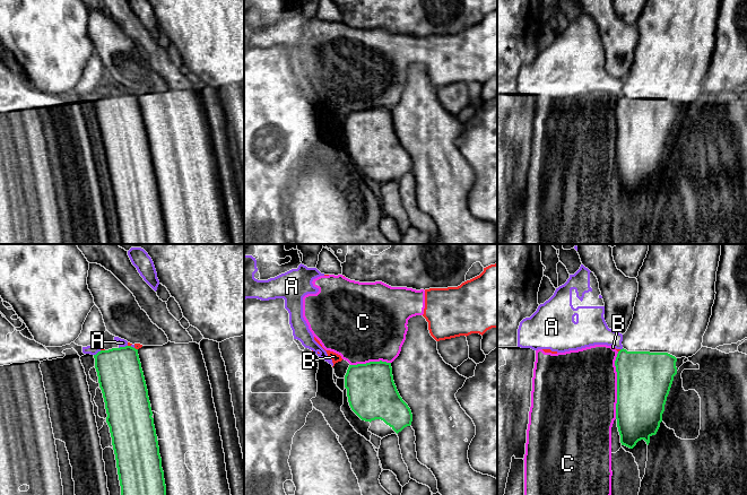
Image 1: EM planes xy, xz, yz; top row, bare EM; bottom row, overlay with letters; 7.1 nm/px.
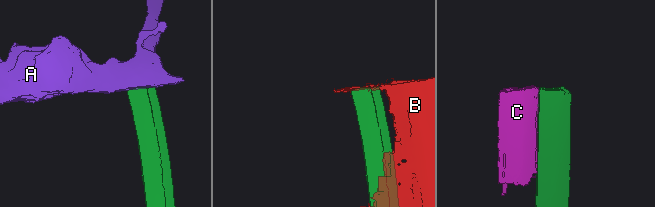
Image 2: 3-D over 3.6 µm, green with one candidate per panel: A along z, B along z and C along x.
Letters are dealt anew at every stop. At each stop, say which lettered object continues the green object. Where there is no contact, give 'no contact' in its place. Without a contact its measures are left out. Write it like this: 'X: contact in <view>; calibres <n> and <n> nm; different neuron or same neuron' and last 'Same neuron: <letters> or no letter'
A: contact in xy; calibres 320 and 60 nm; different neuron
B: contact in xy; calibres 320 and 20 nm; different neuron
C: contact in yz; calibres 380 and 500 nm; different neuron
Same neuron: no letter

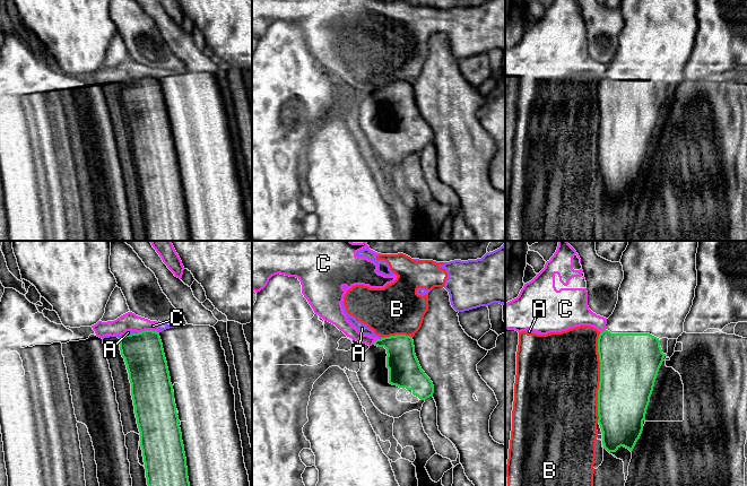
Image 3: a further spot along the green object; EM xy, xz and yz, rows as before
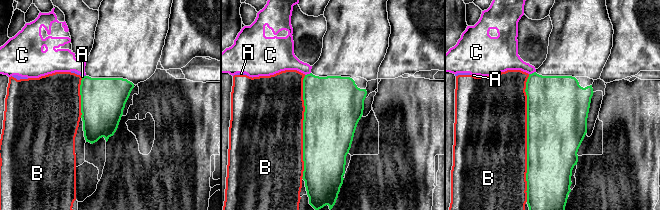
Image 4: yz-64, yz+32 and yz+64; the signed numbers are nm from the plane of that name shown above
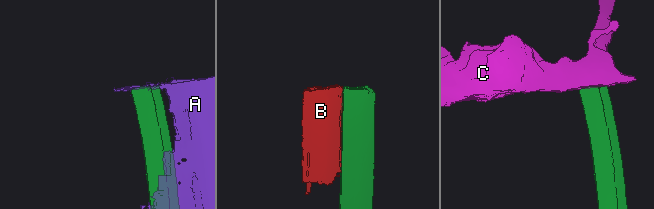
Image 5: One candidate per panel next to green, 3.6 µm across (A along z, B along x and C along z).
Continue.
A: contact in xz; calibres 220 and 70 nm; different neuron
B: contact in yz; calibres 420 and 500 nm; different neuron
C: contact in xy; calibres 280 and 130 nm; different neuron
Same neuron: no letter

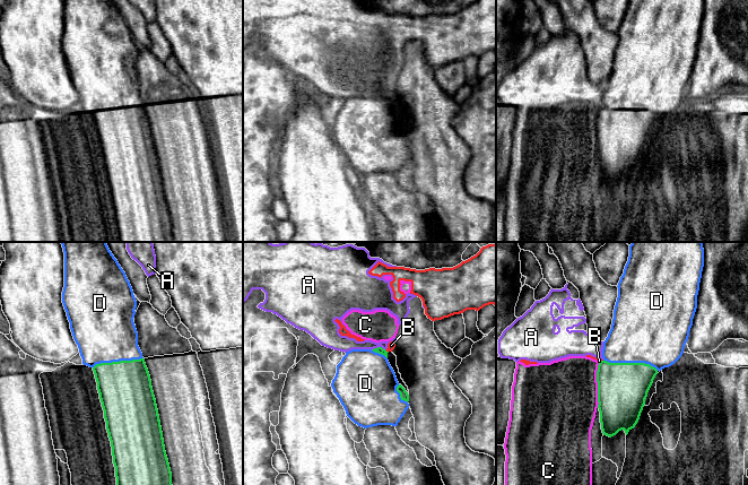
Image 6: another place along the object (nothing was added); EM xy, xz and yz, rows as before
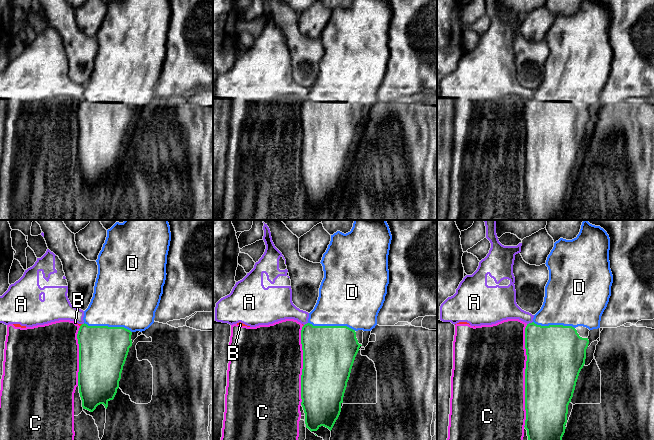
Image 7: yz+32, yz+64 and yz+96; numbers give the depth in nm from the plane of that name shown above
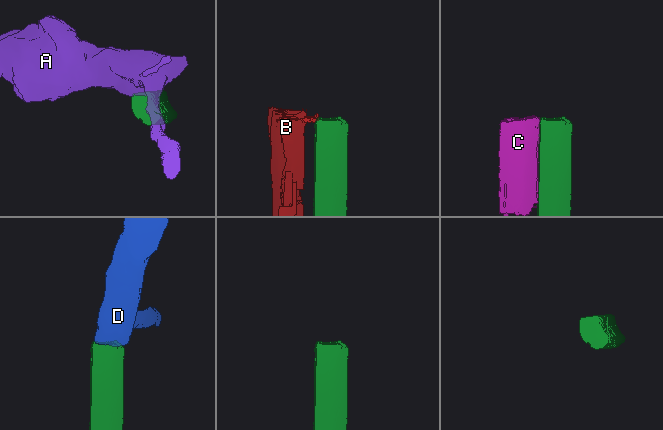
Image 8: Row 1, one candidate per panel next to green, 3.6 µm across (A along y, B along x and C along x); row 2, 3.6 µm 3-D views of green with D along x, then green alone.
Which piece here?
A: contact in xz; calibres 50 and 110 nm; different neuron
B: contact in yz; calibres 360 and 20 nm; different neuron
C: contact in yz; calibres 360 and 480 nm; different neuron
D: contact in yz; calibres 360 and 460 nm; same neuron
Same neuron: D

